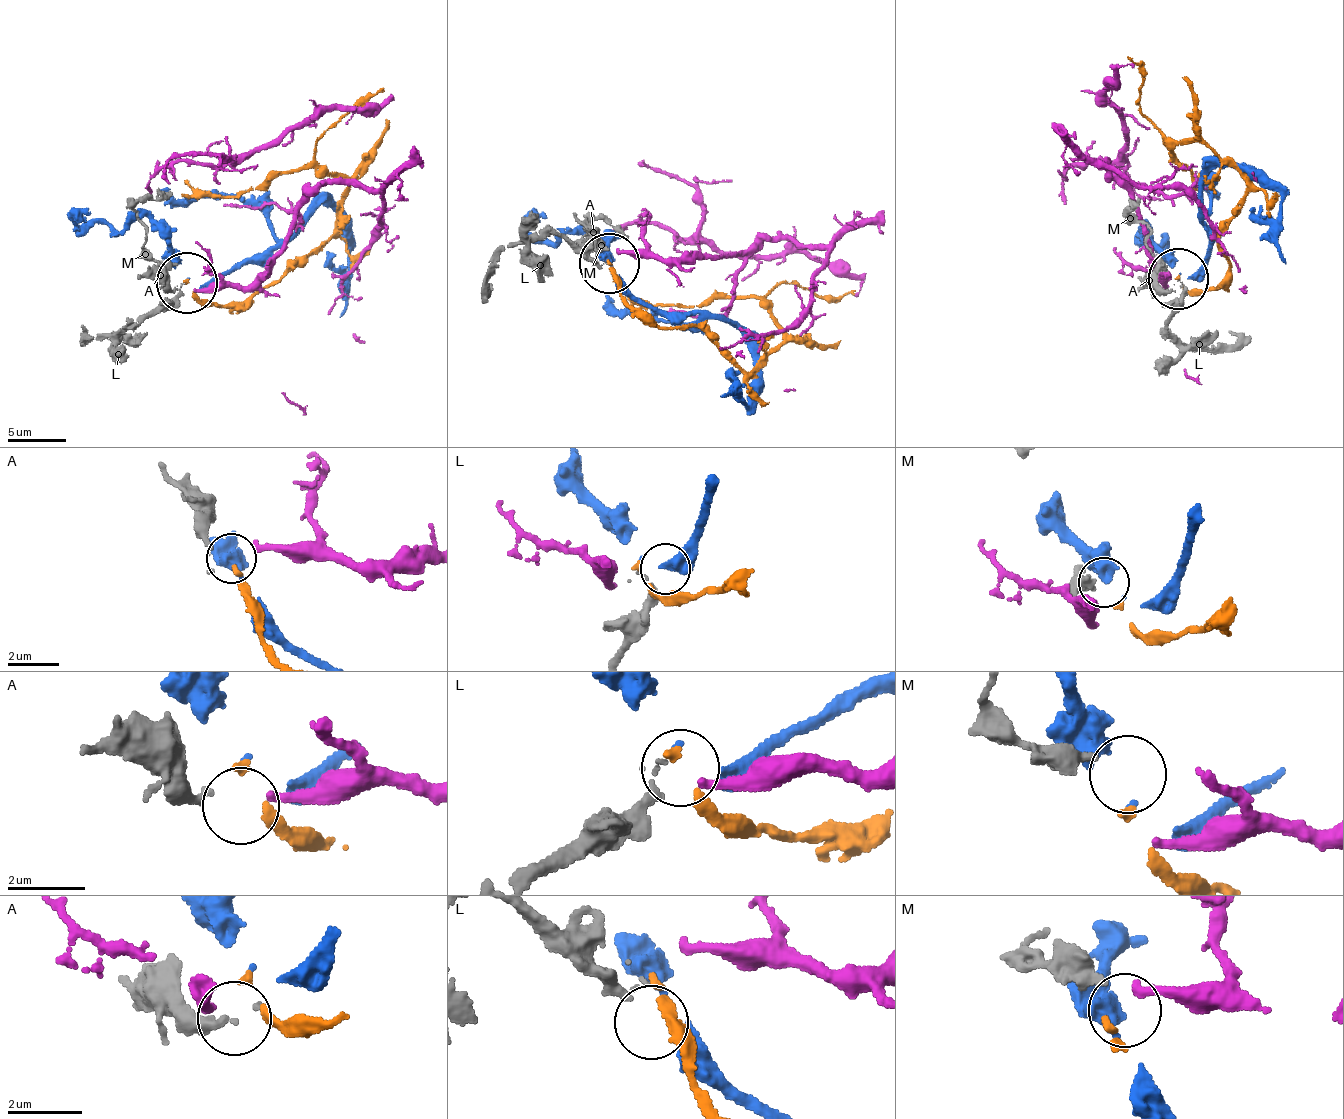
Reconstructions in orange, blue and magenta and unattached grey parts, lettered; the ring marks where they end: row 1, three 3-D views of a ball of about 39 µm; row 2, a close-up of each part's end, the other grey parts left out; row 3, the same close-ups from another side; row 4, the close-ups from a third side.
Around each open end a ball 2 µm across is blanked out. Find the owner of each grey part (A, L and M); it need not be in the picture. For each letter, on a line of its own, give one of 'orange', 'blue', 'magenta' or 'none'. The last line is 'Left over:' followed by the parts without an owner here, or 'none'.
A: magenta
L: none
M: orange
Left over: L

